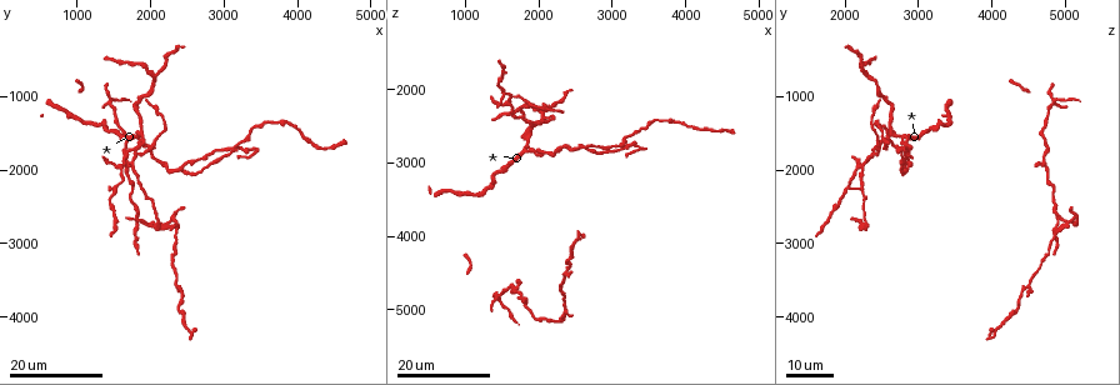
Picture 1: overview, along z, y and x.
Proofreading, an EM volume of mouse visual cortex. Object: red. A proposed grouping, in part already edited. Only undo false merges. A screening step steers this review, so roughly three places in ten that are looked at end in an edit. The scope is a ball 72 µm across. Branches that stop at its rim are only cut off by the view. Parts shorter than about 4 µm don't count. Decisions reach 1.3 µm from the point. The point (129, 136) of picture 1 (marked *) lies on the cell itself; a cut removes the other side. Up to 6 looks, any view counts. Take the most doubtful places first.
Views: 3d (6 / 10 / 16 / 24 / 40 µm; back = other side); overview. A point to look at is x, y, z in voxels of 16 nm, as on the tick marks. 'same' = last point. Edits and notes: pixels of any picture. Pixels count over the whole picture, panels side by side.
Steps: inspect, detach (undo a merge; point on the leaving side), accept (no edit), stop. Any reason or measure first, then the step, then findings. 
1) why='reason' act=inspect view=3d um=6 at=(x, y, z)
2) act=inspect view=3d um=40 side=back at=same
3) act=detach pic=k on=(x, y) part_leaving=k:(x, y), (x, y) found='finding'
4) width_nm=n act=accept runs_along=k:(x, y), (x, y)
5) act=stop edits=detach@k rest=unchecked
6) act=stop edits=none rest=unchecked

why='four arms meet' act=inspect view=3d um=16 at=(1800, 1700, 2400)

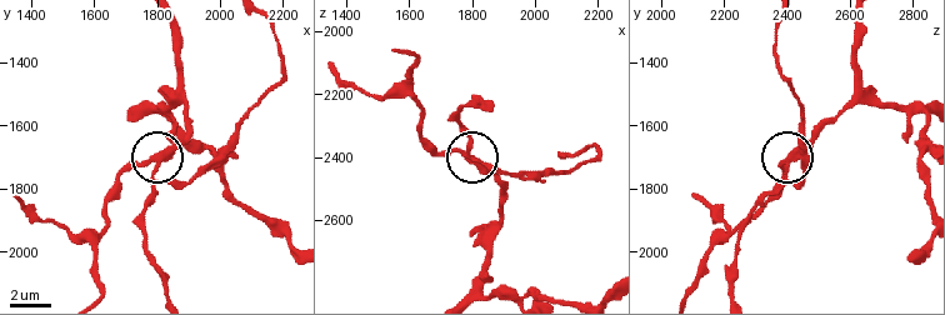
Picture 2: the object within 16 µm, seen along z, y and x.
act=inspect view=3d um=6 at=same

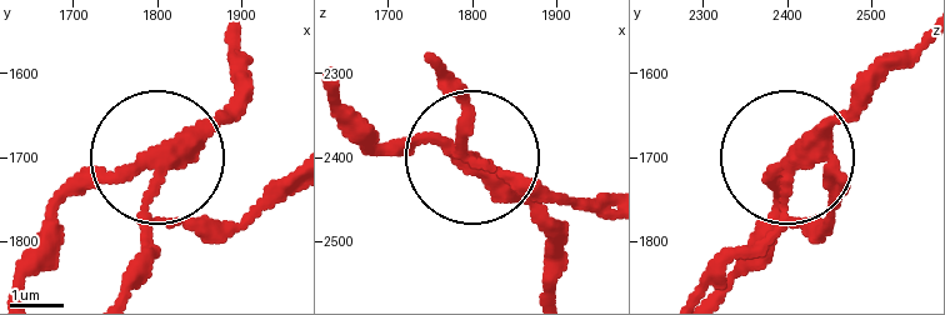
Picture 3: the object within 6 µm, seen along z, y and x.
width_nm=220 act=detach pic=3 on=(224, 241) part_leaving=3:(158, 218), (234, 218), (288, 178) found='two cells meet here'

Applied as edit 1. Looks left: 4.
act=inspect view=overview

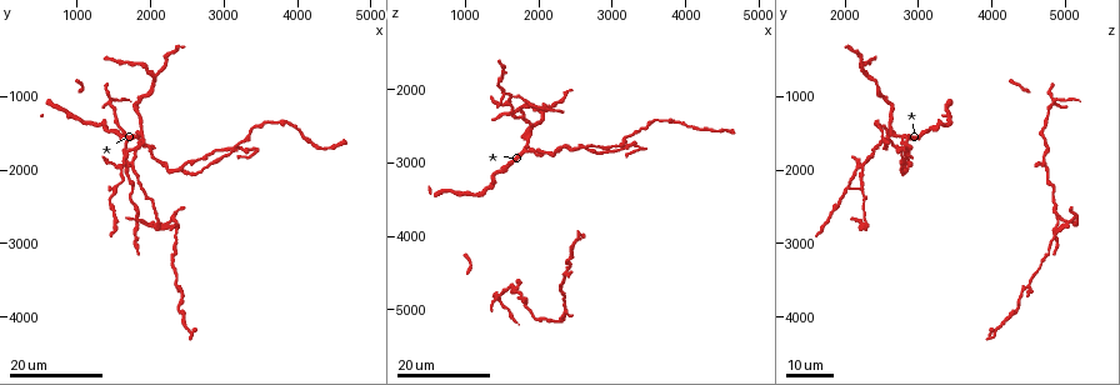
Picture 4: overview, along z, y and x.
why='four arms meet' act=inspect view=3d um=16 at=(3150, 1700, 2800)

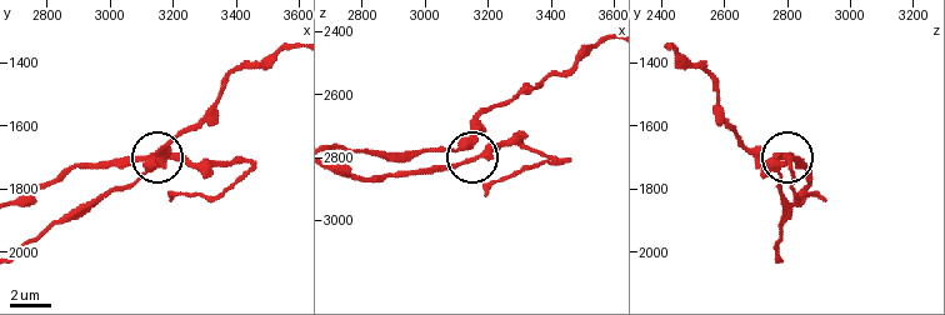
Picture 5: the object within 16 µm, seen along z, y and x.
act=inspect view=3d um=10 at=(3150, 1720, 2750)

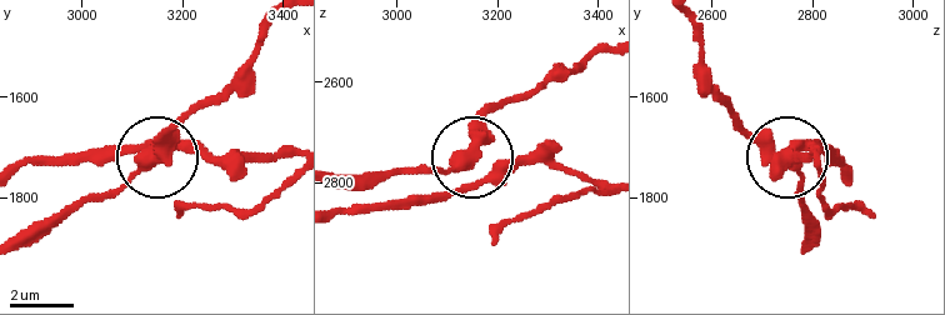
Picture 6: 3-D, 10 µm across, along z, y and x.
width_nm=390 act=accept runs_along=6:(338, 174), (443, 174), (475, 160), (515, 166), (553, 158) found='one cell here'

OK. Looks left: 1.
act=stop edits=detach@3 rest=unchecked

